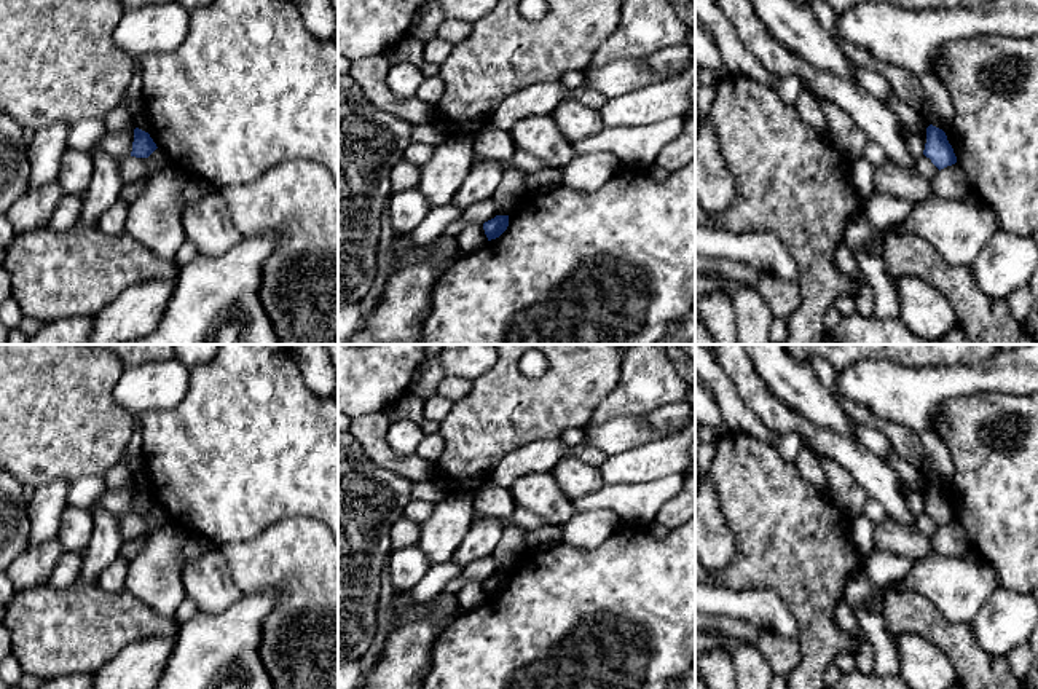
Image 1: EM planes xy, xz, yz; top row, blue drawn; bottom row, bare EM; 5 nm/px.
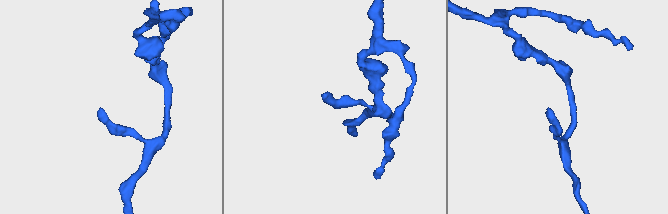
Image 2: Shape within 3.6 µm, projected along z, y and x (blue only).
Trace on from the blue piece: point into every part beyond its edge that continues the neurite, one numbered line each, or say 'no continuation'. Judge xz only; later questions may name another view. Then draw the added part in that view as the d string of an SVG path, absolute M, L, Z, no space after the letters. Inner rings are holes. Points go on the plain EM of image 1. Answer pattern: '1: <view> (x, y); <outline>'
no continuation

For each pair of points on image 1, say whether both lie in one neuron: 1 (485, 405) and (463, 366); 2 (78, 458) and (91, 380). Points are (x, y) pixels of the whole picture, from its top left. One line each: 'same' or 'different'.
1: different
2: same

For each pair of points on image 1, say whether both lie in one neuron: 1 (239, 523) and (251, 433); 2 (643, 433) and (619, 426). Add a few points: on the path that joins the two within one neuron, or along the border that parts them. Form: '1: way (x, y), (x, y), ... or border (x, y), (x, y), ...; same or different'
1: way (239, 501), (239, 455); same
2: way (636, 433), (625, 431); same

